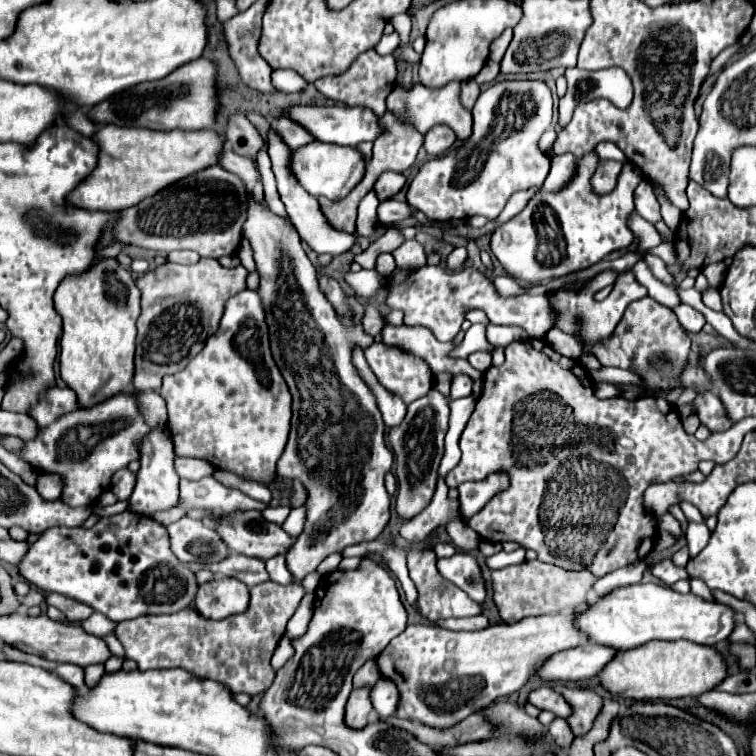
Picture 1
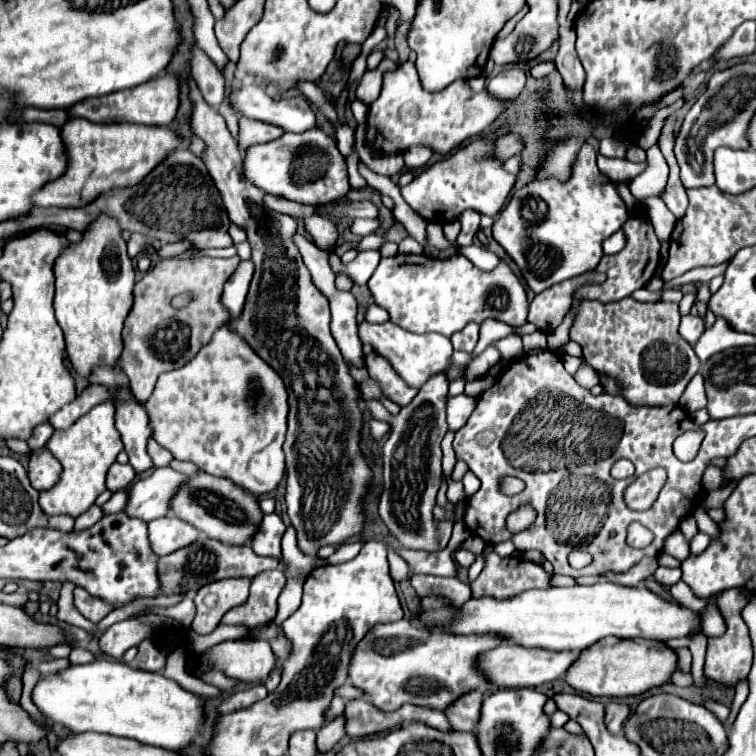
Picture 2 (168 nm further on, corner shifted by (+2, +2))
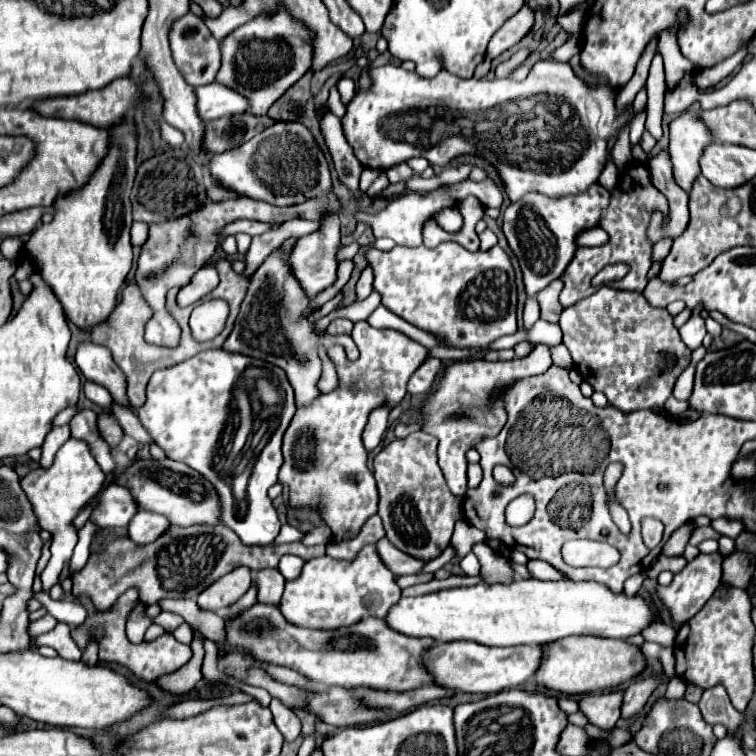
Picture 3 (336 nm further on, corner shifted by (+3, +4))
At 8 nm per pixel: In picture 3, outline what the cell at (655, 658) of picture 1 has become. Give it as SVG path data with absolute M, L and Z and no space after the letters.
M575 637L563 639L563 643L553 643L547 651L547 659L543 659L543 667L537 671L535 679L539 685L549 689L579 695L589 691L605 691L615 689L621 683L639 677L647 667L647 661L637 645L631 645L623 639L607 639L607 637Z

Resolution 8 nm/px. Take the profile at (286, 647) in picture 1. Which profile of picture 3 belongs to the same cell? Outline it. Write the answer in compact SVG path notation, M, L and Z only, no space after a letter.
M275 697L271 699L269 709L271 709L273 717L275 717L275 725L281 731L283 739L293 743L301 735L301 721L297 719L297 715L287 705L283 705L279 699L275 699Z

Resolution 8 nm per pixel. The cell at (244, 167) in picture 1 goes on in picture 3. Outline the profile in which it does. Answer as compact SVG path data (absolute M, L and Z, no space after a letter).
M163 122L159 124L161 138L172 147L181 147L184 135L177 129Z

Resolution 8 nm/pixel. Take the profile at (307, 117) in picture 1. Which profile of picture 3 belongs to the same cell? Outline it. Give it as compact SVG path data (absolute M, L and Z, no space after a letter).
M211 83L207 87L197 89L197 107L199 107L201 119L211 121L223 115L247 113L251 105L249 105L249 99L237 93L235 89L225 87L223 83Z

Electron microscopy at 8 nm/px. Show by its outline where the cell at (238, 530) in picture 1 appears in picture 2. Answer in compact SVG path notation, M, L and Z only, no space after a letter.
M204 471L194 473L184 485L180 485L180 489L172 497L170 511L178 519L182 519L182 521L194 525L198 531L206 533L208 537L218 539L222 543L230 543L230 545L248 543L250 537L256 533L256 529L260 525L260 517L262 517L256 497L252 497L250 493L246 493L242 487L234 485L228 479L212 477Z

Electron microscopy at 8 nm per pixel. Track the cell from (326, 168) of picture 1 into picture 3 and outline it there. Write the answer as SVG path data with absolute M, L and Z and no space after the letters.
M277 121L247 143L213 155L209 171L223 187L279 207L303 203L333 187L323 149L317 145L313 133L297 121Z

